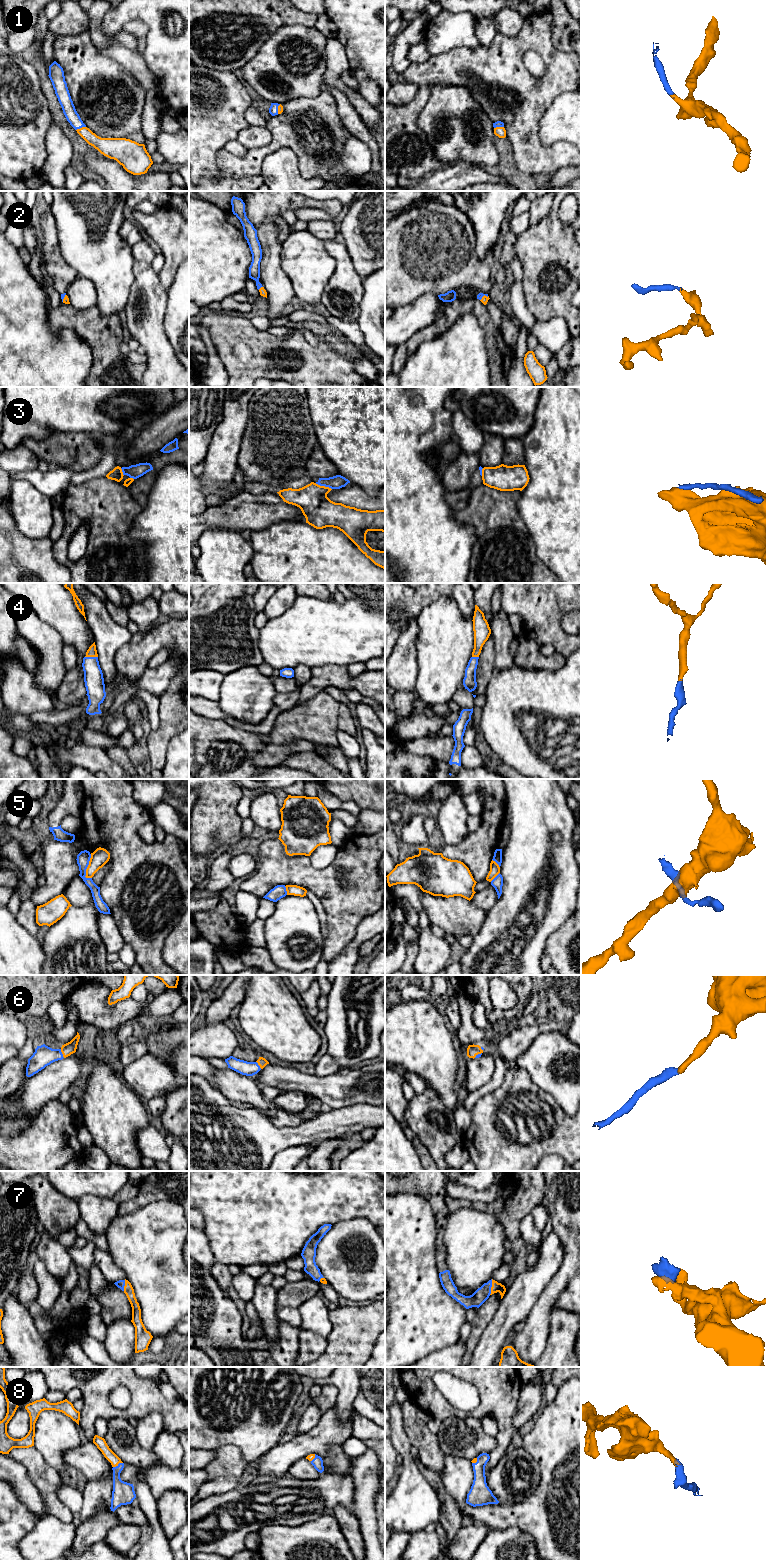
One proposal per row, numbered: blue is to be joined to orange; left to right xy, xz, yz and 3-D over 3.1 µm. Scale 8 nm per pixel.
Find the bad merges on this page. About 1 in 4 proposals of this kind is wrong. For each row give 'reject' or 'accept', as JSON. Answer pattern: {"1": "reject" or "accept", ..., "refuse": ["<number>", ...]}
{"1": "accept", "2": "accept", "3": "reject", "4": "accept", "5": "reject", "6": "accept", "7": "accept", "8": "accept", "refuse": ["3", "5"]}

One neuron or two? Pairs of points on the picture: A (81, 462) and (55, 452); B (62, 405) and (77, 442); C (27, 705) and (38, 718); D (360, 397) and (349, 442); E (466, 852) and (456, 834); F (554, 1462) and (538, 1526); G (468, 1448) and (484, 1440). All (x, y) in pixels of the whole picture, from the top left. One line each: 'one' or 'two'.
A: one
B: two
C: two
D: one
E: two
F: one
G: one

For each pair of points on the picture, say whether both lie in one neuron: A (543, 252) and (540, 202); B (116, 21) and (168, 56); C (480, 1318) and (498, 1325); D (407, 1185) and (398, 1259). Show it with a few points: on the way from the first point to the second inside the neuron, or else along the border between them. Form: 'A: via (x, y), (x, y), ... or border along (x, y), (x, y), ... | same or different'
A: border along (553, 201), (550, 210), (537, 223), (529, 226) | different
B: via (133, 14), (143, 14), (166, 39) | same
C: border along (500, 1301), (496, 1313), (477, 1342) | different
D: border along (395, 1193), (414, 1193), (428, 1202) | different

